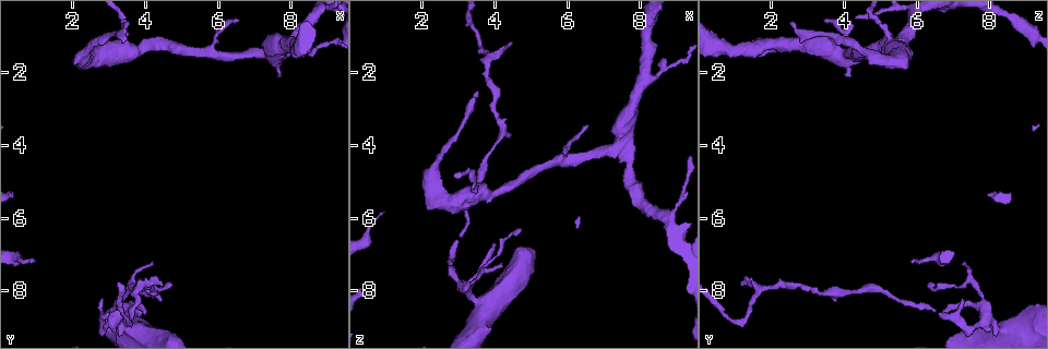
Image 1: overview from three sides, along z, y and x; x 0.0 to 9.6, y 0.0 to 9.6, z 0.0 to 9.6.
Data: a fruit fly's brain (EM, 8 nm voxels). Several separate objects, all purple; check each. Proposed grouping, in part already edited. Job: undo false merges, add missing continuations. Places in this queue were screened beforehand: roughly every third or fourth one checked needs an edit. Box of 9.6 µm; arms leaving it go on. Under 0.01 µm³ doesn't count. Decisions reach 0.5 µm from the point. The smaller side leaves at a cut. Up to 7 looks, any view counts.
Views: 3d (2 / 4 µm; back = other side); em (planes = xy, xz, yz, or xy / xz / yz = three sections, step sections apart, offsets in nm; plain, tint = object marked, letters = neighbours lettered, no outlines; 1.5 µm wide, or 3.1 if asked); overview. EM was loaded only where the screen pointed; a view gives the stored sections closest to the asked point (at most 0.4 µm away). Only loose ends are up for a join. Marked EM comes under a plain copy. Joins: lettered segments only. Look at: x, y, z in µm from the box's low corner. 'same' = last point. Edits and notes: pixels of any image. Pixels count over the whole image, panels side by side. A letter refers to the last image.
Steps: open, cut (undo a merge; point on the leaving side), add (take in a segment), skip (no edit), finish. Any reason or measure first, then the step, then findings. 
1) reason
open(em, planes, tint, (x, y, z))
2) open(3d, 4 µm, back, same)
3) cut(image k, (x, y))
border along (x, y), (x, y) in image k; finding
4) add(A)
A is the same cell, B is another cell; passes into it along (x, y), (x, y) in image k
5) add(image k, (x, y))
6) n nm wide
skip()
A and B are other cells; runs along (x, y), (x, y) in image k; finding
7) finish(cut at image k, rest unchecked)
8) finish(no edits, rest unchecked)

open(em, planes, letters, (8.10, 1.20, 2.20))

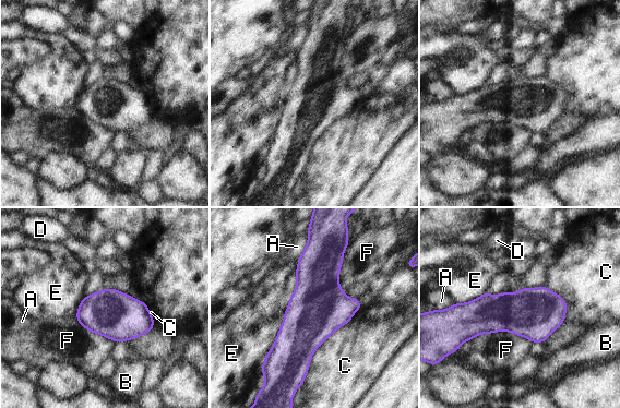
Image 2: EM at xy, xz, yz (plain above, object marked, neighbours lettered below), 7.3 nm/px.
360 nm wide
skip()
A, B, C, D, E and F are other cells; border along (472, 339), (512, 332), (533, 343) in image 2; continuous, no second neuron

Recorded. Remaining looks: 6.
thin neck
open(3d, 2 µm, back, (7.35, 1.55, 4.15))

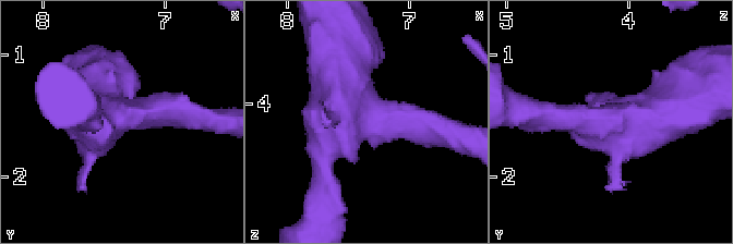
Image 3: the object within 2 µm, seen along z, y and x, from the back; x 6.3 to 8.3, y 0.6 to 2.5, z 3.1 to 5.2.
3 arms; arms of 220, 220, 500 nm; shape alone is not enough
open(em, planes, letters, (7.42, 1.50, 4.12))

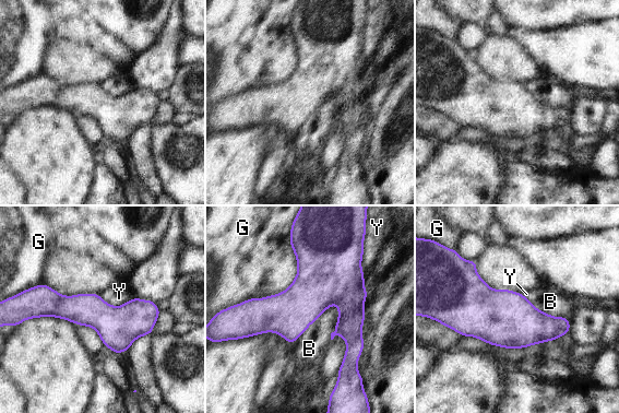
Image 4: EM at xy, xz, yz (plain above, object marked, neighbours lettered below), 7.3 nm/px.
skip()
B, G and Y are other cells; runs along (36, 303), (97, 314), (156, 313) in image 4; one neuron here

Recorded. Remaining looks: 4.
branch point
open(3d, 4 µm, (3.85, 7.85, 1.70))

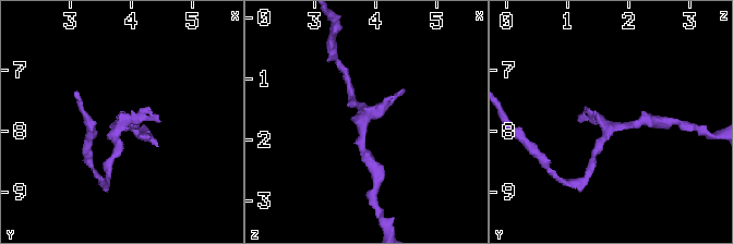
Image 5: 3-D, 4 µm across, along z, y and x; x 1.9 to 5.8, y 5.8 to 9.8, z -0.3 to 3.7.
open(em, planes, tint, (3.80, 7.90, 1.75))

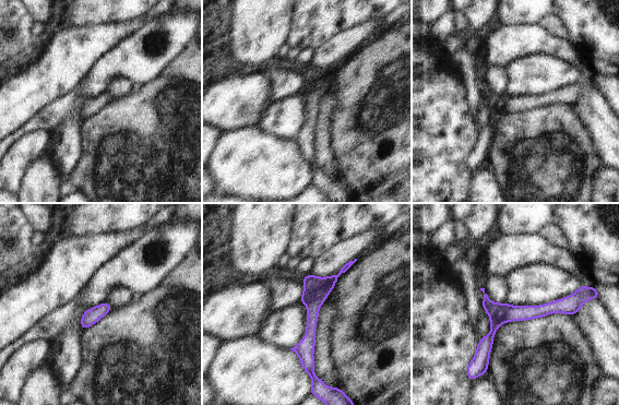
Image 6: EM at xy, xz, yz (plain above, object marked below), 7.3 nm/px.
see the neighbours
open(em, planes, letters, same)

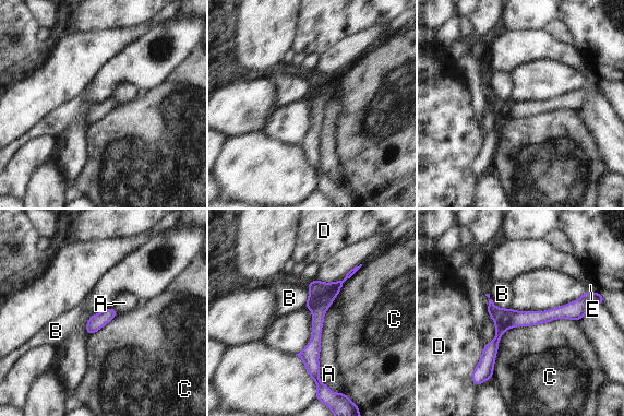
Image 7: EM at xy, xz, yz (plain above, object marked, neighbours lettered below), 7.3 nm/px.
C touches over 750 nm
skip()
A, B, C, D and E are other cells; runs along (586, 301), (511, 319), (481, 364) in image 7; continuous, no second neuron

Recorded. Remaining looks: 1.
finish(no edits, rest unchecked)

